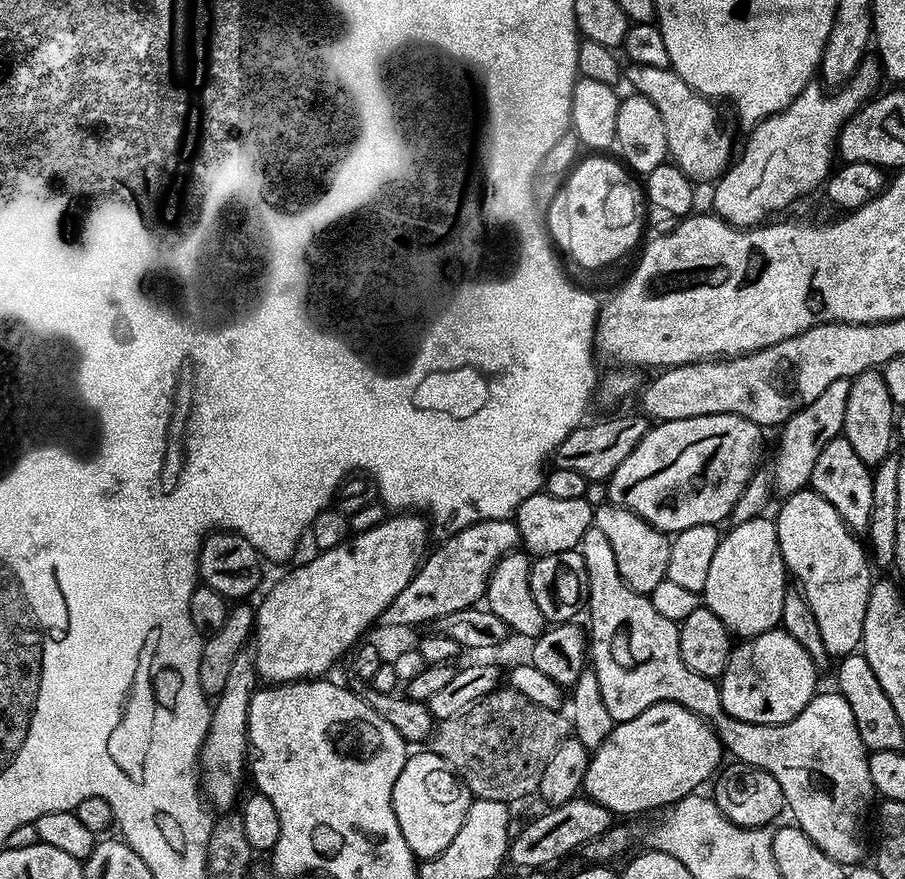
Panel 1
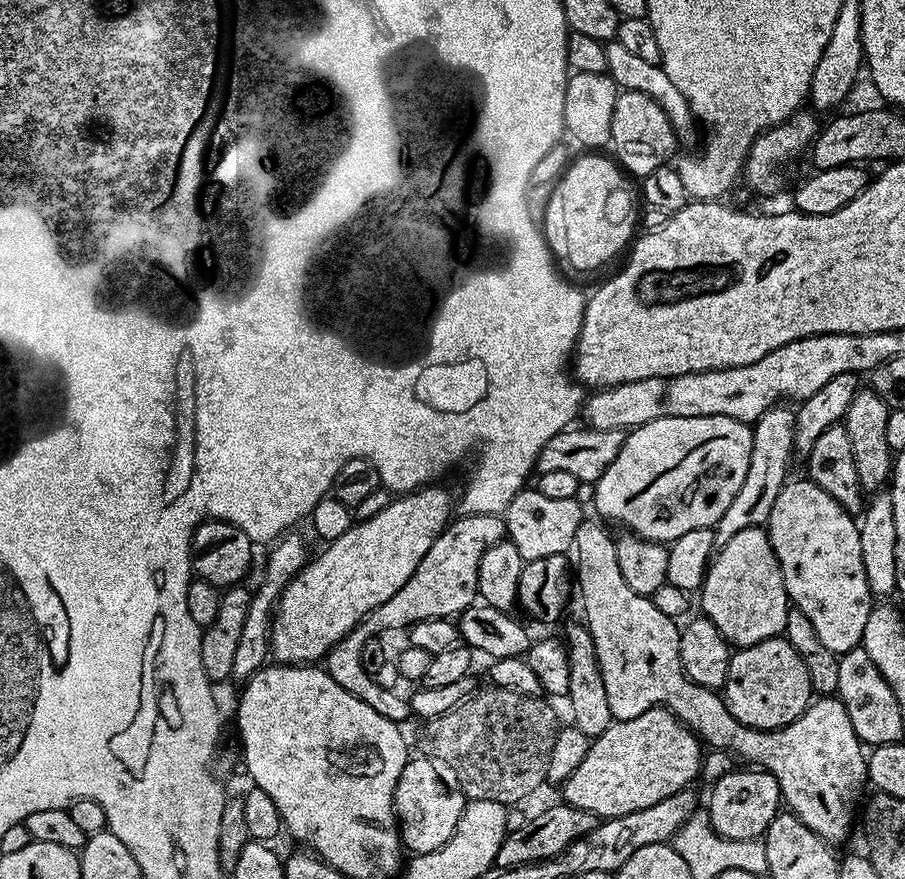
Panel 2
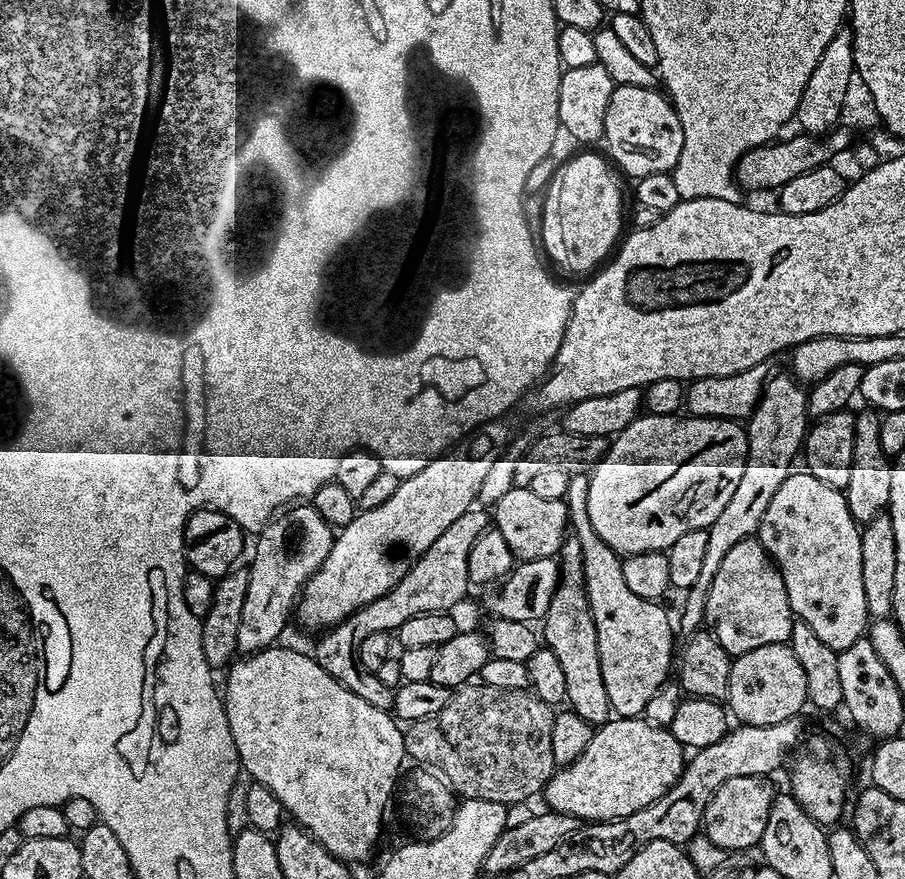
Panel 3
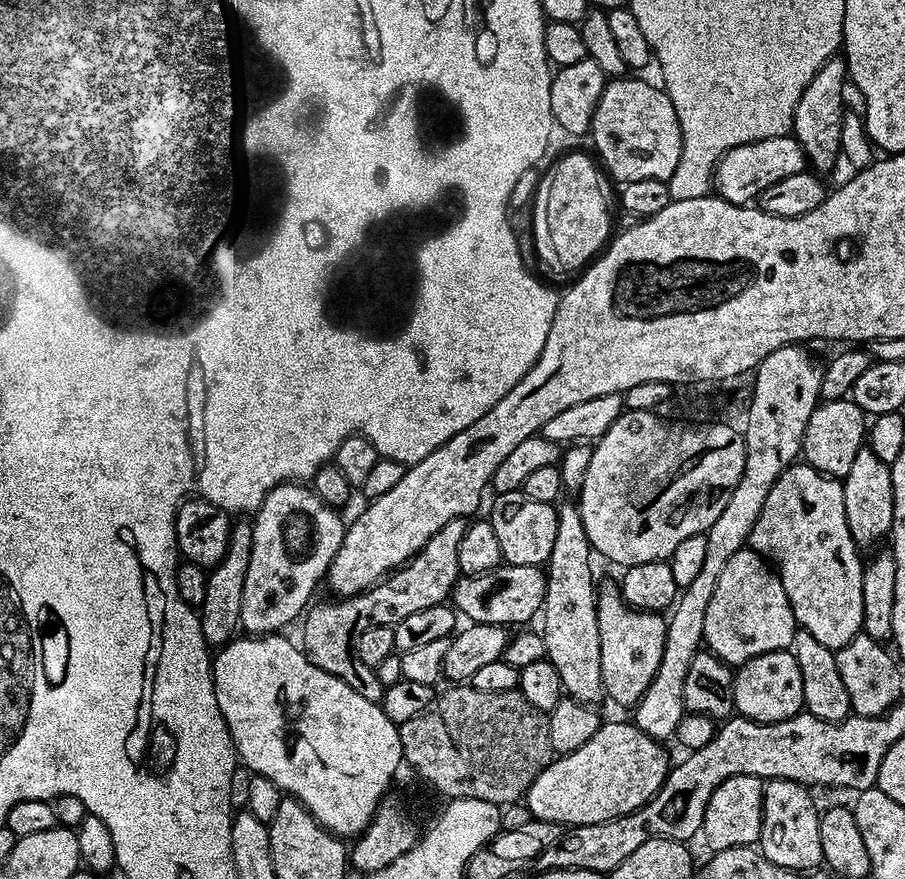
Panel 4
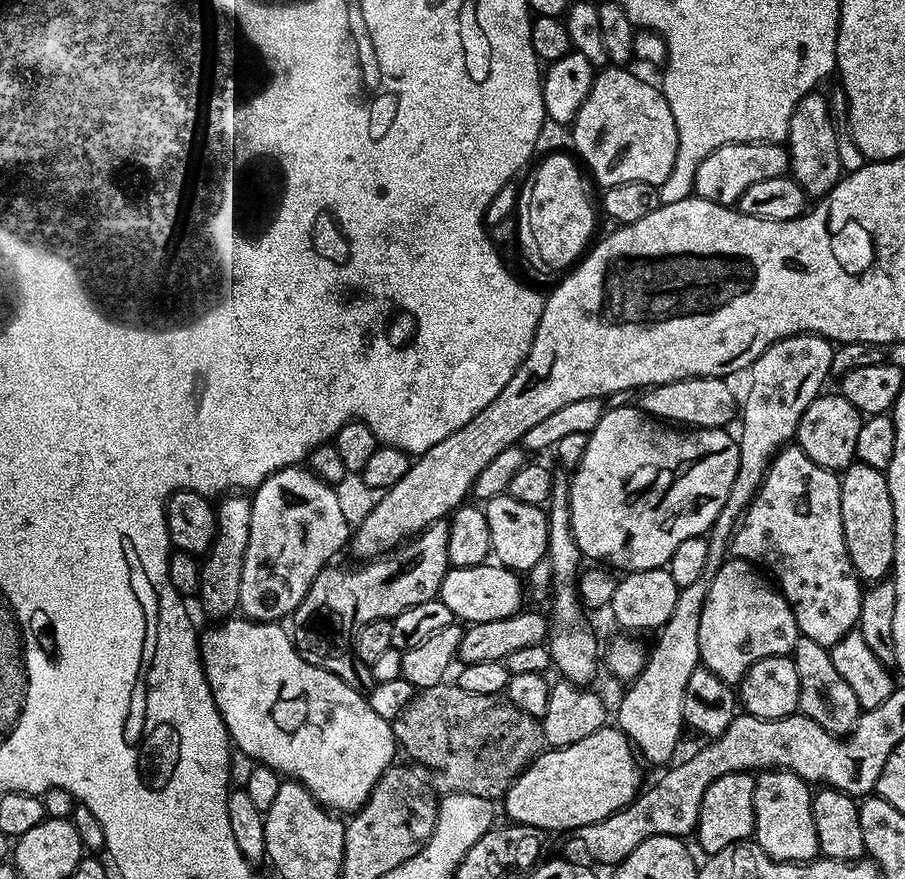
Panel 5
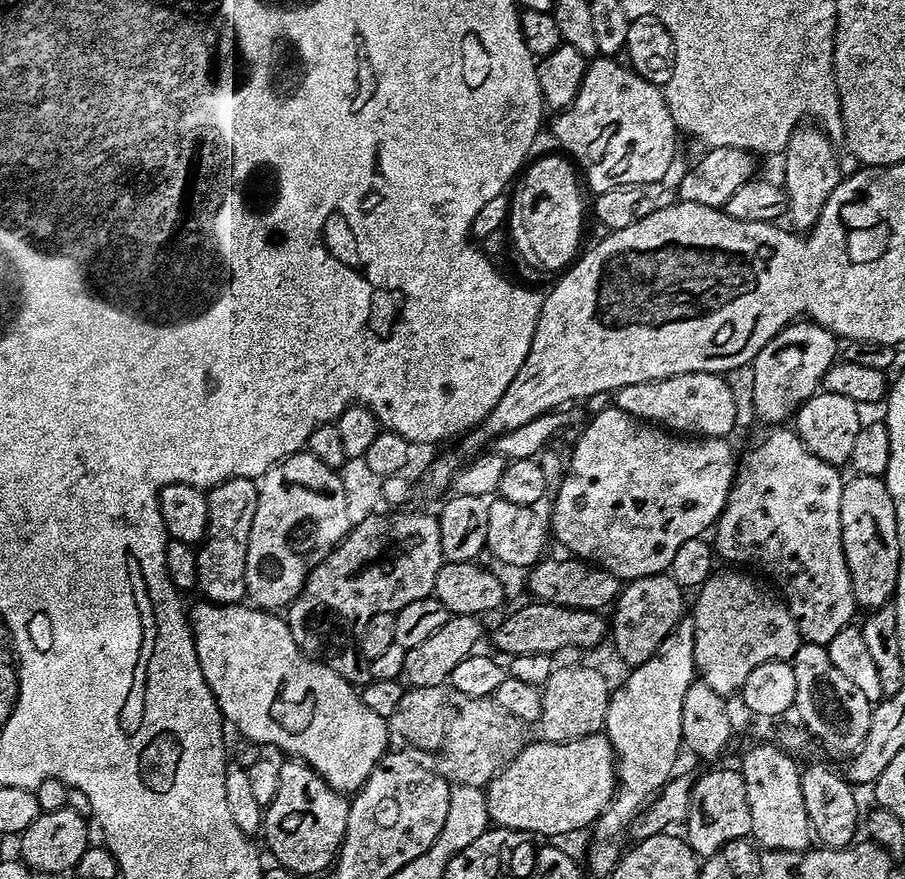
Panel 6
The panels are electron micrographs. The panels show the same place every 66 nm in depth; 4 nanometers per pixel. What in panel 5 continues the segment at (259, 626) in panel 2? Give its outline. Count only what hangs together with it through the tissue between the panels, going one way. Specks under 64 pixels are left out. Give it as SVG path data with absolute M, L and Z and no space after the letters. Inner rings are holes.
M293 466L272 472L251 493L250 542L242 562L242 590L238 590L239 611L247 619L280 622L291 617L308 597L314 578L329 563L328 560L350 540L350 524L344 504L333 485L319 480L315 472L304 466Z

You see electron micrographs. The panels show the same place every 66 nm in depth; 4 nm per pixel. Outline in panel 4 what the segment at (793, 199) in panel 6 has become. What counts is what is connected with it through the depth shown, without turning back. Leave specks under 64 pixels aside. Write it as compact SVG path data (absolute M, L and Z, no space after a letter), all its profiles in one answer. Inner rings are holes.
M843 59L827 60L810 78L810 86L802 90L798 106L794 106L794 118L790 129L791 135L802 146L807 167L817 174L832 172L836 163L842 160L842 141L846 136L846 115L844 116L844 84L849 83L848 65Z

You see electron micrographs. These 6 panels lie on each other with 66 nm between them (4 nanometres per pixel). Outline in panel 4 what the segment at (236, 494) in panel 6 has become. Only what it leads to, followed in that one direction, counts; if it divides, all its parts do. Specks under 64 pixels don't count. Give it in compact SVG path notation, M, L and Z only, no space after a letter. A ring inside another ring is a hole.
M240 518L232 525L230 542L223 558L208 572L206 598L199 606L198 615L202 626L202 638L210 646L223 646L237 635L242 614L242 586L246 586L246 566L250 566L252 526Z

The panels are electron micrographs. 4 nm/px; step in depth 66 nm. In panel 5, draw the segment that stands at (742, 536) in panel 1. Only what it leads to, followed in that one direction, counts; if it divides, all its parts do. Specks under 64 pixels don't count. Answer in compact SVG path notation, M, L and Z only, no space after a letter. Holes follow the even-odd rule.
M730 558L708 587L699 622L701 663L724 681L736 684L762 658L789 655L799 640L793 610L782 592L764 580L749 561Z

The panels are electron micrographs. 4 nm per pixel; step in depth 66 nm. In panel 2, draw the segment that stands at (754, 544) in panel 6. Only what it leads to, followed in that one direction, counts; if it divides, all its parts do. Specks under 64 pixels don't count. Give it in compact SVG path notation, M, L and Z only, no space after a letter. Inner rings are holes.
M807 478L789 479L774 498L774 510L766 531L781 567L789 601L814 626L826 650L843 654L861 647L866 618L870 618L874 597L862 566L859 523L822 486Z

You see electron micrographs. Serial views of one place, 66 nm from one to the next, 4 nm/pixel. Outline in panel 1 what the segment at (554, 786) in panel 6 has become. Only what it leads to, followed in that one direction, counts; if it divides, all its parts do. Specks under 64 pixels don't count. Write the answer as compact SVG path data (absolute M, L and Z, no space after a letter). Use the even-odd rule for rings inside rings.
M658 702L642 710L638 718L619 721L609 737L591 753L582 792L587 799L606 806L606 810L620 818L628 818L624 816L632 816L635 812L652 812L655 808L667 809L703 789L700 787L717 775L722 764L720 756L720 739L707 720L698 718L698 714L686 710L686 706L678 702Z

